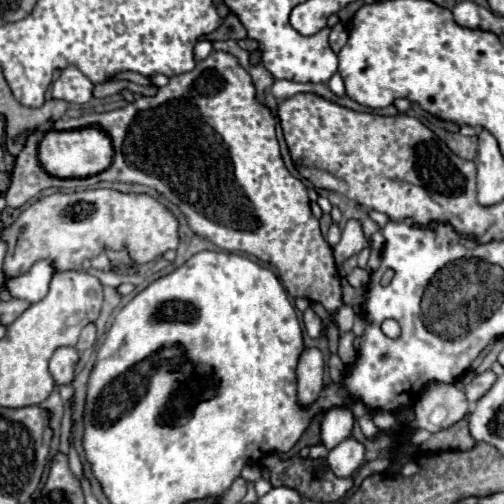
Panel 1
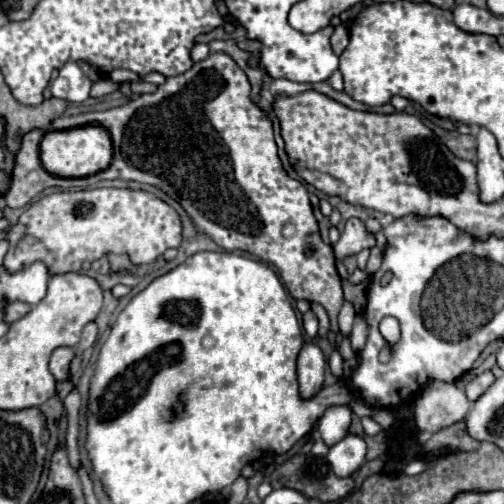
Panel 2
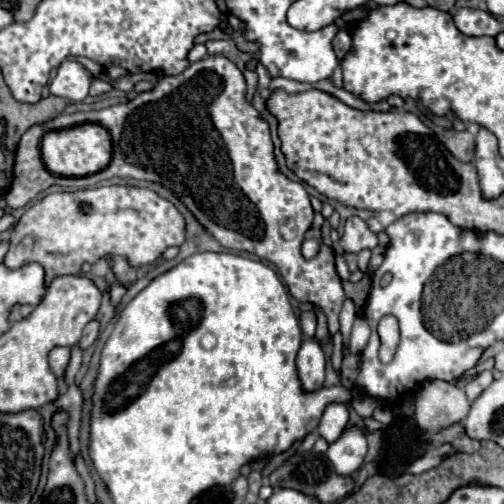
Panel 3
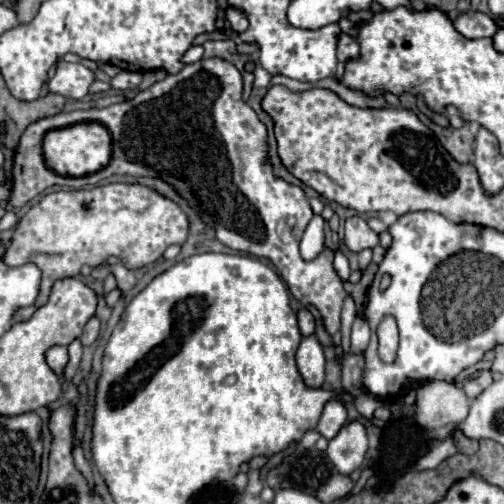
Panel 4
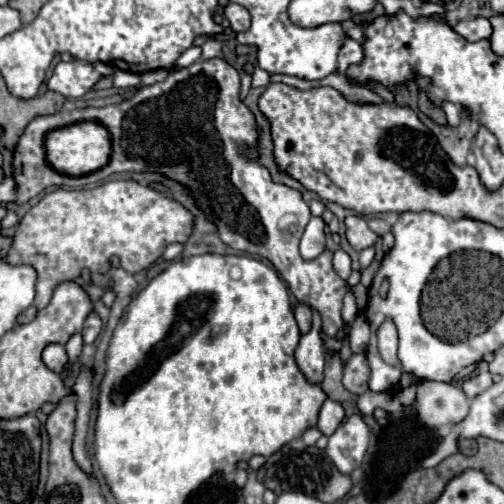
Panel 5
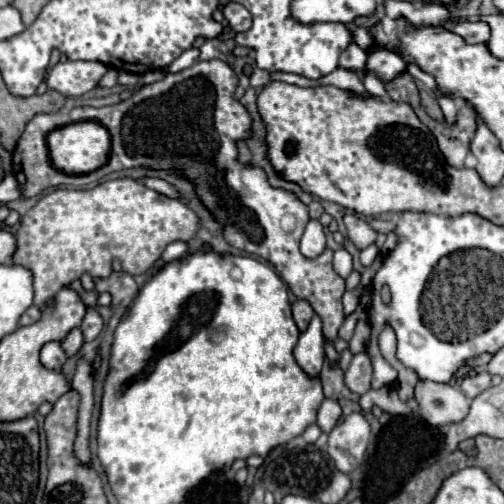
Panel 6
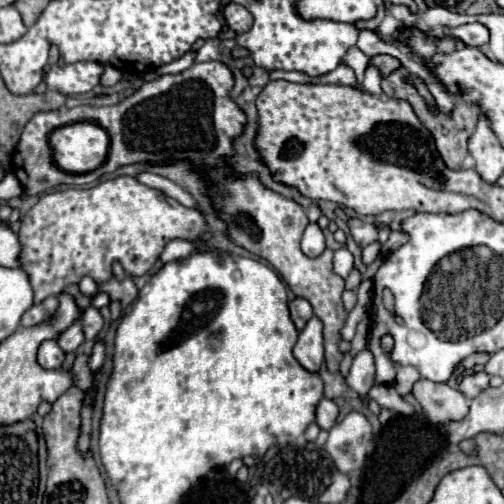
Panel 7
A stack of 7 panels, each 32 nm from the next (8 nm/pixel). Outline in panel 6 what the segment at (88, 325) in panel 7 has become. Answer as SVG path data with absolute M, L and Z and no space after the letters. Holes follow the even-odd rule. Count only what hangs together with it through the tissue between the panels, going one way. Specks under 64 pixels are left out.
M88 308L88 314L84 316L82 326L80 326L80 330L82 330L82 334L84 334L84 340L86 340L86 342L92 342L92 340L100 334L102 326L104 326L104 322L102 322L100 314L98 314L94 308Z

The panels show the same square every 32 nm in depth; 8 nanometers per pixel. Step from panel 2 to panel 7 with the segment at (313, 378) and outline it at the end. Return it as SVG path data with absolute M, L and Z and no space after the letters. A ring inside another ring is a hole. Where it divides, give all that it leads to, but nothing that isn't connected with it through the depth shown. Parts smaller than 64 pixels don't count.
M312 316L306 328L300 332L294 346L294 358L308 372L318 372L324 362L324 340L322 340L322 322Z

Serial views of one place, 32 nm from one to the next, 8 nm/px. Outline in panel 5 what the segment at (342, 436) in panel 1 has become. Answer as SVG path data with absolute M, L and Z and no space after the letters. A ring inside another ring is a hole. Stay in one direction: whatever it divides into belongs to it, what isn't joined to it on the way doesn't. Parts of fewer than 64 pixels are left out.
M328 398L320 410L320 416L318 416L318 430L324 436L332 436L332 432L336 432L336 428L342 424L344 418L346 418L346 414L344 414L342 404Z

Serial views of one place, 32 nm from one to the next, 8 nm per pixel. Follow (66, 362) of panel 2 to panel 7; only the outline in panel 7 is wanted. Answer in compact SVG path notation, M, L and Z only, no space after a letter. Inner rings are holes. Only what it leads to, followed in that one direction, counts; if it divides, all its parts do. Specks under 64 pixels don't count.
M46 340L46 342L42 342L42 346L40 346L40 350L38 350L38 362L40 362L40 366L44 366L44 368L60 368L62 366L62 362L64 362L64 352L62 352L62 348L58 346L58 342L56 340Z

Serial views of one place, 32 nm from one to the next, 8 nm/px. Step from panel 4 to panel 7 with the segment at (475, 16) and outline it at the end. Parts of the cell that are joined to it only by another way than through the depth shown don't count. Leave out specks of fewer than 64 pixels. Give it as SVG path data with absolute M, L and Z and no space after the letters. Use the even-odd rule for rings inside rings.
M480 22L462 24L458 28L452 28L452 34L468 46L486 46L488 44L488 28Z

